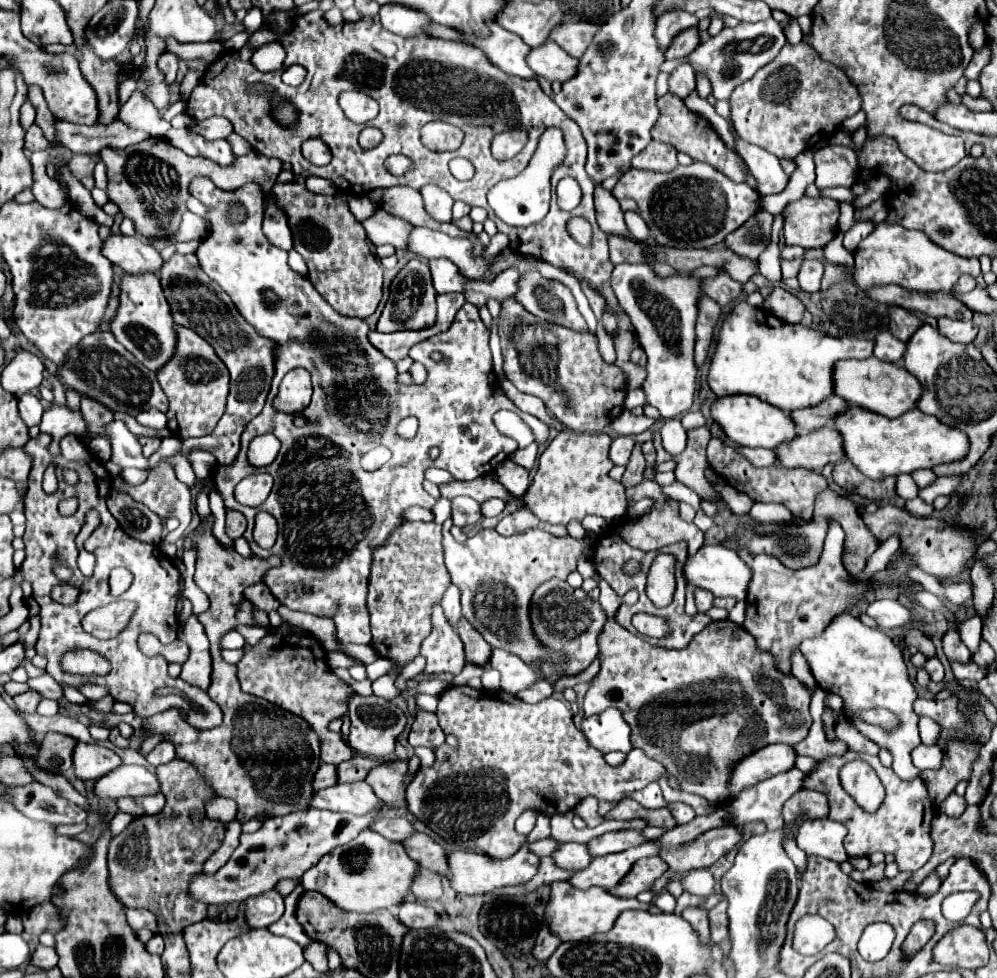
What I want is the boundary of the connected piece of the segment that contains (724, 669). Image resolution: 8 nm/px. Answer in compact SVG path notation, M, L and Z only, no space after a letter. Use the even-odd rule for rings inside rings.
M608 619L600 631L600 671L592 679L592 685L584 697L584 713L600 713L616 705L632 729L634 749L644 749L648 757L660 761L670 777L676 777L682 791L696 793L710 803L718 805L726 799L728 769L742 757L754 753L756 749L776 743L776 741L754 741L752 737L794 737L794 741L780 741L786 745L800 743L812 725L810 697L812 691L806 689L794 675L784 675L776 669L770 653L760 653L756 649L754 637L742 637L742 627L732 621L712 621L682 651L672 651L664 647L654 647L642 641L638 635L626 631L614 619ZM736 695L744 695L746 701L740 703Z

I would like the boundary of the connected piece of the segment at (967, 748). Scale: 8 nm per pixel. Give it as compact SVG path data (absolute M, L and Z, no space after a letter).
M954 741L944 747L944 763L940 771L922 771L922 779L928 785L928 793L936 805L940 805L958 785L960 779L970 777L970 765L978 755L980 745L968 741Z

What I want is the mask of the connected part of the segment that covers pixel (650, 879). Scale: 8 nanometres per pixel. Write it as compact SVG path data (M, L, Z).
M640 859L628 871L628 877L616 885L616 889L608 889L616 897L636 897L642 891L648 891L650 885L668 869L668 863L662 859Z

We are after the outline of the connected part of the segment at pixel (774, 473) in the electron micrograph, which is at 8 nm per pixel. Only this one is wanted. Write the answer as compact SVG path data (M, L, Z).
M710 439L708 447L706 447L706 457L710 467L726 481L730 483L734 489L746 493L748 497L752 497L754 501L762 501L762 503L780 503L786 505L794 515L802 517L802 519L812 519L812 505L814 505L814 495L818 493L818 485L812 481L826 481L826 477L814 469L788 469L788 467L780 467L780 465L770 465L770 467L754 467L748 459L744 459L736 447L722 443L720 439Z

